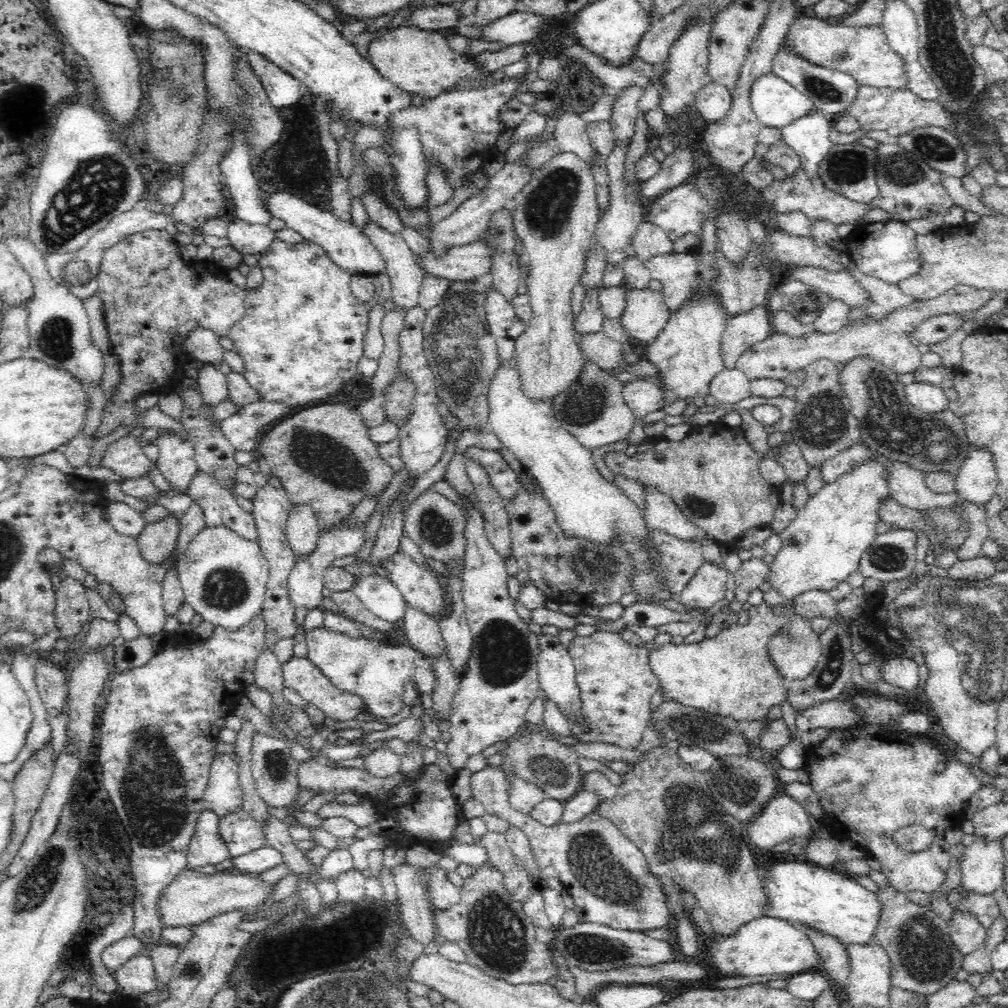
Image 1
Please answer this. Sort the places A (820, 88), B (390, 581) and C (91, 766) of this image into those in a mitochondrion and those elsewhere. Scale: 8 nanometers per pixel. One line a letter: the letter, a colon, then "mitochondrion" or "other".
A: mitochondrion
B: other
C: other

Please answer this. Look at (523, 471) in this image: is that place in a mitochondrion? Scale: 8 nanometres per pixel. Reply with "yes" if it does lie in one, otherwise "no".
no

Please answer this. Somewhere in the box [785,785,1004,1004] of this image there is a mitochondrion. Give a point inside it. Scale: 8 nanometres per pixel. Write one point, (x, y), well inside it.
(926, 957)

